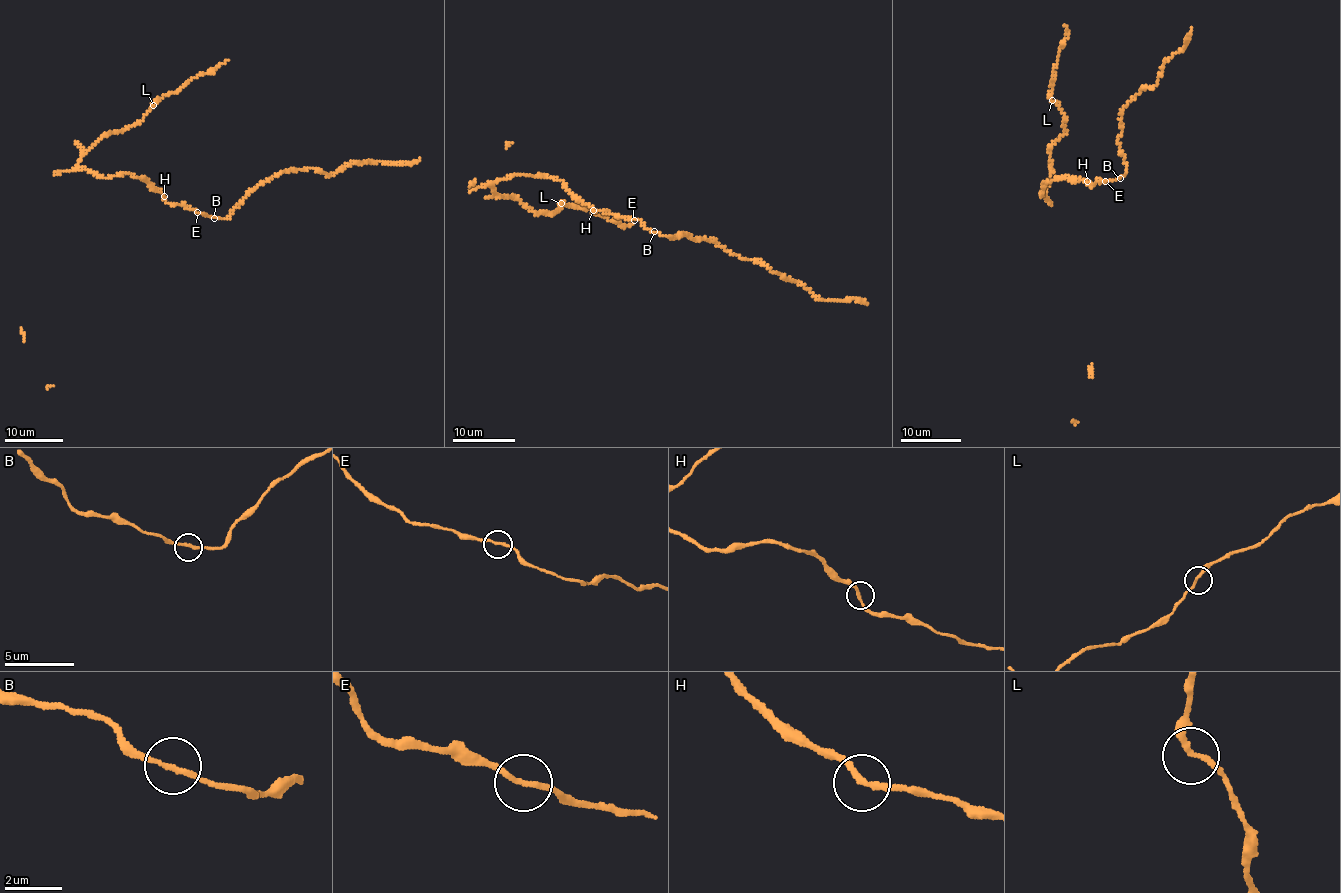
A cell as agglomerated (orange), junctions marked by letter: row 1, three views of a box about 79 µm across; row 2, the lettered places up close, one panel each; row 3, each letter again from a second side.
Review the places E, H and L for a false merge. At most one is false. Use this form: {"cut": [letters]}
{"cut": []}

